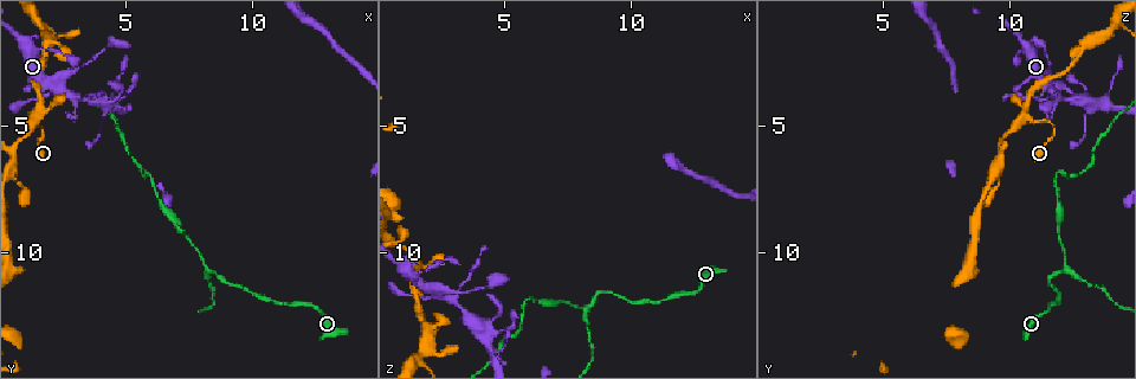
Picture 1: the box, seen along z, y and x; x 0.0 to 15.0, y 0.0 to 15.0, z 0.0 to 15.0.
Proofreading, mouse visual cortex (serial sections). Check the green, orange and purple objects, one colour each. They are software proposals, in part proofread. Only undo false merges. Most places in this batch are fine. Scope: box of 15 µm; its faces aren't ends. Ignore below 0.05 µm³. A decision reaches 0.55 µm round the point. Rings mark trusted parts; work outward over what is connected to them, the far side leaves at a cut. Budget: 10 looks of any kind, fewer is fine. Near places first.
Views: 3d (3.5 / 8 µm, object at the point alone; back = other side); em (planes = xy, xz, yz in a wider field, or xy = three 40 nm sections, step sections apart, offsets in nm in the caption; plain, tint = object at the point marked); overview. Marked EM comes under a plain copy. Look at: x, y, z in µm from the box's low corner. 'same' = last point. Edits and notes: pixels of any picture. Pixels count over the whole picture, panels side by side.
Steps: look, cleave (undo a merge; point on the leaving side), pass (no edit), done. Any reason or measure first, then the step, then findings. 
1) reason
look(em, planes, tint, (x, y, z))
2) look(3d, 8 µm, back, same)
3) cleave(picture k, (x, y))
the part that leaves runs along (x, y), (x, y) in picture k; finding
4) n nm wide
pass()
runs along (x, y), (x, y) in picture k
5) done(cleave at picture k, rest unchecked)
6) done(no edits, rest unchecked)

sharp bend
look(em, xy, step 2, tint, (2.1, 3.3, 11.6))

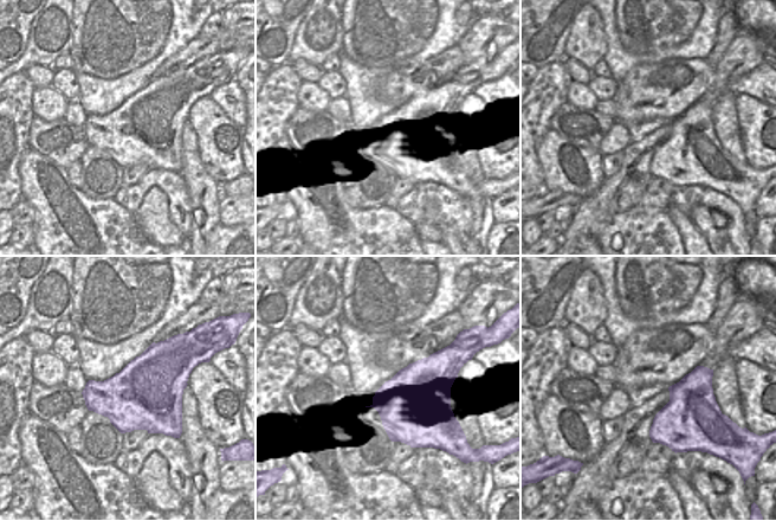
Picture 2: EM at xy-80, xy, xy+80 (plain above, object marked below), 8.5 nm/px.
wider look
look(3d, 3.5 µm, back, same)

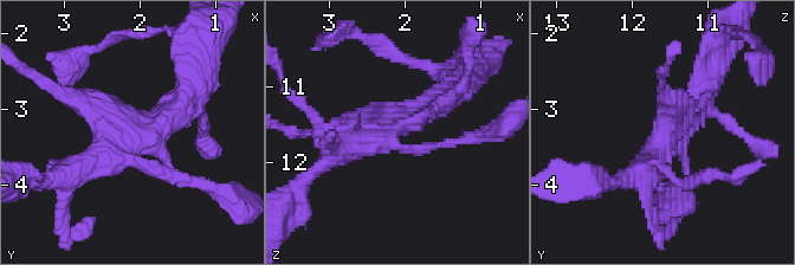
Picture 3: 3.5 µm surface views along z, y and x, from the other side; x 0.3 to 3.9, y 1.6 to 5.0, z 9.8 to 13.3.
pass()
runs along (187, 95), (68, 175) in picture 3; all the same cell

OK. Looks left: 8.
arms run side by side
look(3d, 3.5 µm, (4.2, 4.1, 12.9))

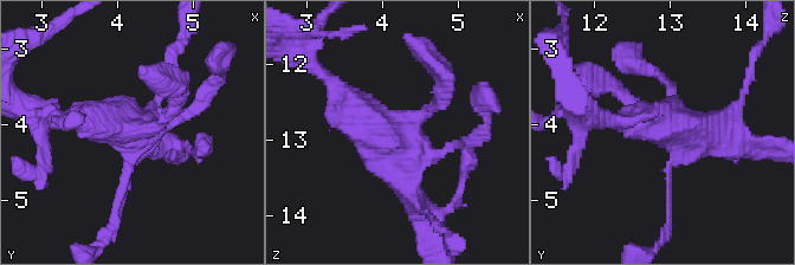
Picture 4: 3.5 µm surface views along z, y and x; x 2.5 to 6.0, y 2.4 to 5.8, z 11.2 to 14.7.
look(em, xy, step 3, tint, (4.35, 4.05, 12.85))

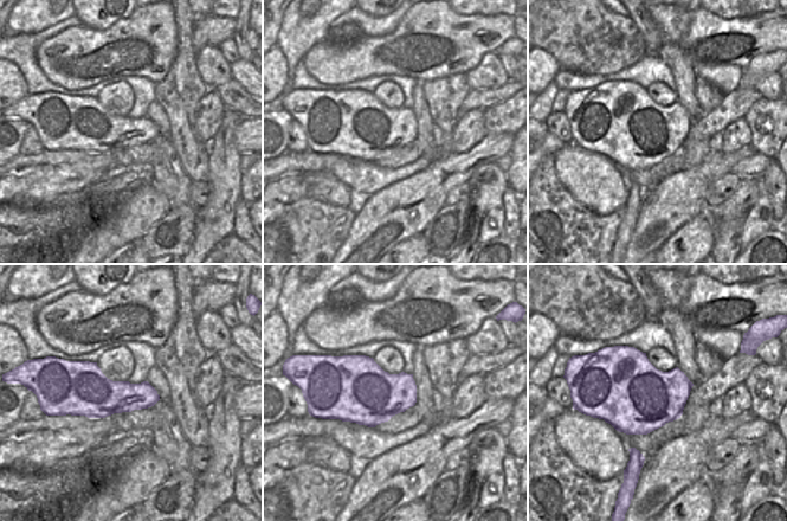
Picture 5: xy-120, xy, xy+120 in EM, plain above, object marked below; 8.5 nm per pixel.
pass()
all the same cell

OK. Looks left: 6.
three-way junction
look(3d, 3.5 µm, (8.3, 10.6, 12.3))

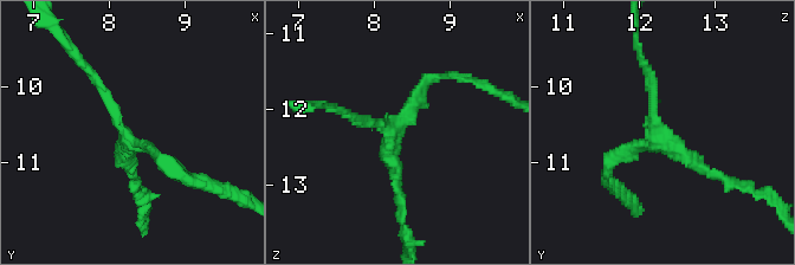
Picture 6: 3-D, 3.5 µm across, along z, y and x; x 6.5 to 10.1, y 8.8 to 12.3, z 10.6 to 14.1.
3 arms; arms of 150, 150, 150 nm; now the EM
look(em, xy, step 3, tint, (8.25, 10.70, 12.20))

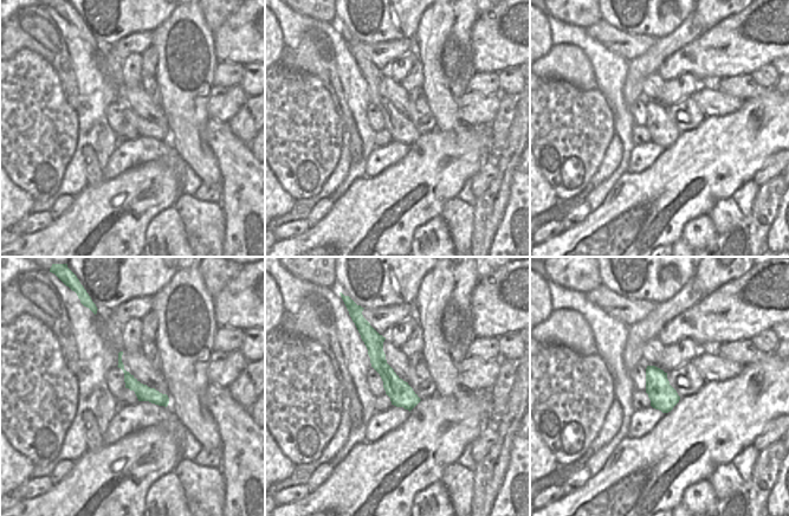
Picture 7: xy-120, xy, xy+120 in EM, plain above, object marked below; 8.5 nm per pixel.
pass()
runs along (174, 170), (123, 135), (95, 76) in picture 6; all the same cell

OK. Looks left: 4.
abrupt turn
look(3d, 3.5 µm, (6.0, 6.8, 11.9))

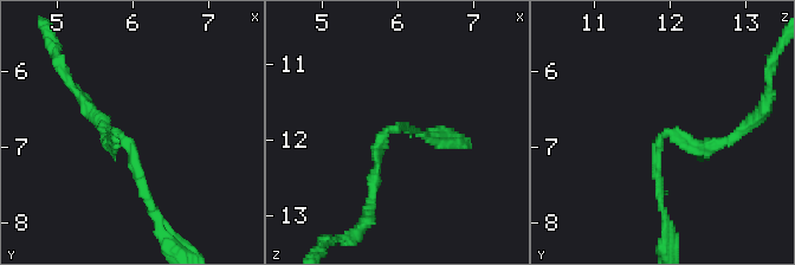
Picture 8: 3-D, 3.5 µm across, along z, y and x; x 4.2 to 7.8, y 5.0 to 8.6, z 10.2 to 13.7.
shape alone is not enough
look(em, planes, tint, (5.85, 6.85, 11.90))

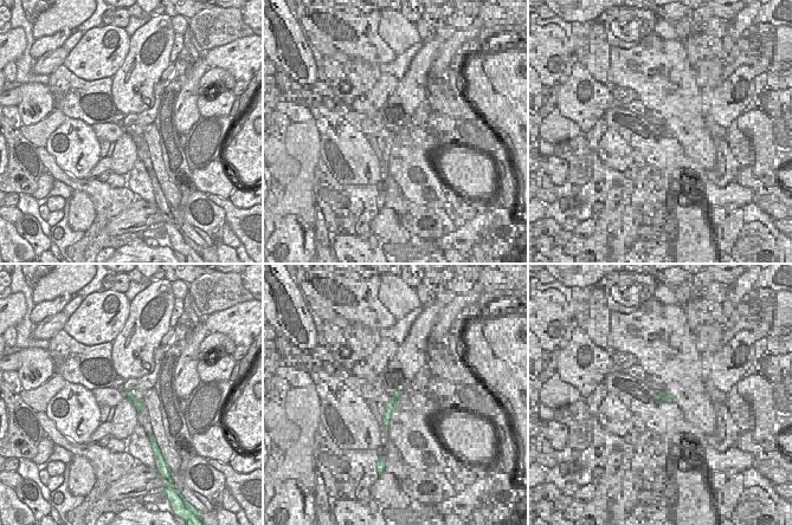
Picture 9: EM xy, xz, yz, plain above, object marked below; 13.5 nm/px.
130 nm wide
pass()
runs along (663, 208), (659, 139), (729, 142) in picture 8; continuous, no second cell

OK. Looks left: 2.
done(no edits, rest unchecked)

